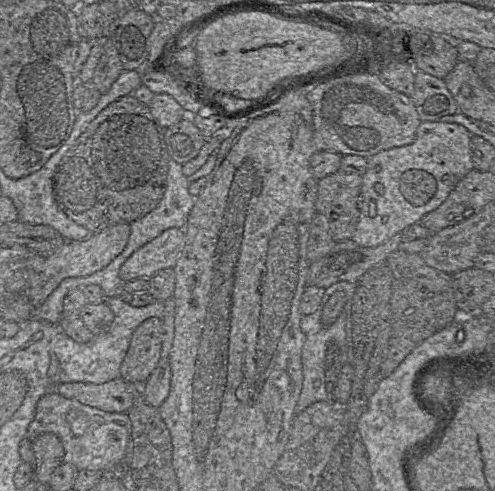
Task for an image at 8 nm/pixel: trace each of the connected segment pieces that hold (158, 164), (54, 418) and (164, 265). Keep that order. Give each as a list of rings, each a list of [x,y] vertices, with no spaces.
[[[127,95],[106,106],[92,120],[85,131],[76,139],[69,150],[63,155],[59,161],[52,179],[53,197],[58,207],[75,223],[86,228],[91,233],[98,233],[104,229],[112,227],[120,223],[131,223],[138,220],[154,210],[159,204],[165,192],[167,175],[169,169],[169,161],[171,160],[164,140],[165,128],[150,113],[148,106],[138,101],[133,95]]]
[[[49,393],[38,401],[26,438],[32,443],[44,432],[54,434],[61,442],[63,462],[72,464],[77,470],[108,472],[124,465],[130,442],[131,421],[128,413],[105,412],[59,394]]]
[[[169,228],[136,250],[120,267],[119,278],[127,282],[137,278],[150,279],[162,270],[174,267],[185,243],[185,231]]]

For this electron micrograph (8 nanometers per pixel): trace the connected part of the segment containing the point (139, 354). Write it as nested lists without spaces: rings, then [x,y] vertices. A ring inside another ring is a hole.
[[[161,318],[143,321],[133,332],[120,366],[120,378],[143,384],[158,366],[164,333]]]

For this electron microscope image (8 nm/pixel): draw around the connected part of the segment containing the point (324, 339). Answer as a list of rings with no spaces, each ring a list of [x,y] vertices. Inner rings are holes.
[[[347,281],[337,282],[332,286],[326,288],[323,291],[323,297],[318,309],[307,316],[302,315],[300,327],[306,336],[306,342],[302,349],[302,365],[303,365],[303,386],[300,393],[298,403],[295,407],[295,415],[299,414],[311,404],[322,401],[330,400],[331,395],[329,394],[326,386],[326,350],[329,343],[335,343],[341,353],[343,353],[343,365],[348,362],[348,338],[346,332],[346,323],[349,320],[351,313],[351,304],[349,300],[352,299],[356,289],[357,283],[351,283]],[[337,291],[342,291],[346,294],[347,303],[344,306],[343,311],[337,318],[337,320],[330,326],[325,327],[321,323],[322,311],[328,302],[329,298]]]

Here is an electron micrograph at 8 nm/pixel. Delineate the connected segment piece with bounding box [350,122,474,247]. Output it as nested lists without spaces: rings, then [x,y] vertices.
[[[421,122],[413,143],[381,151],[367,158],[366,172],[358,197],[359,221],[350,240],[362,247],[376,247],[402,232],[408,226],[420,223],[428,213],[437,209],[456,185],[474,169],[471,156],[472,134],[456,123]]]

